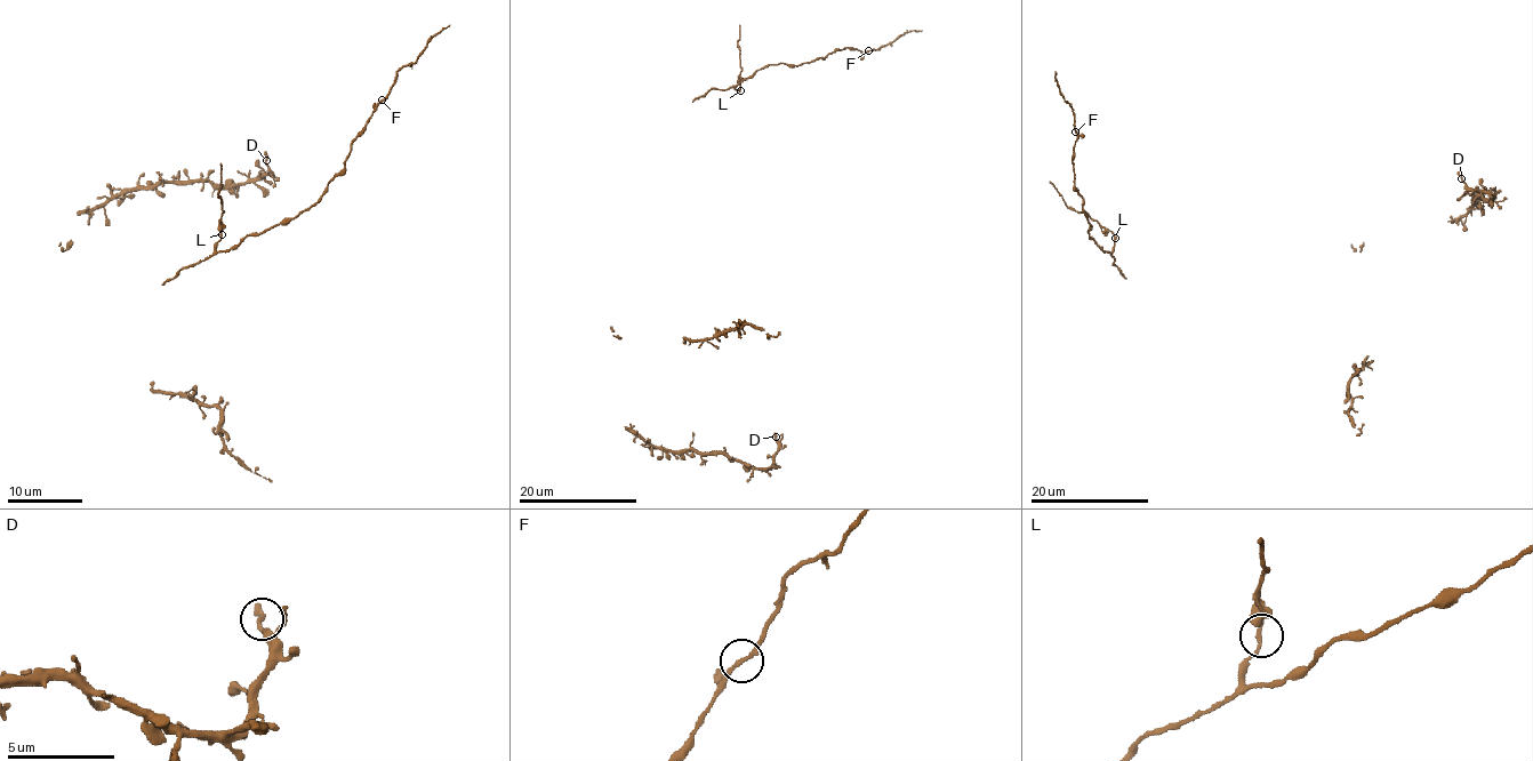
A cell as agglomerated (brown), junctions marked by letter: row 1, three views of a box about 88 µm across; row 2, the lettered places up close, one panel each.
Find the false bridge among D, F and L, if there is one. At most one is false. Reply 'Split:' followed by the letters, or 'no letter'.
Split: F

